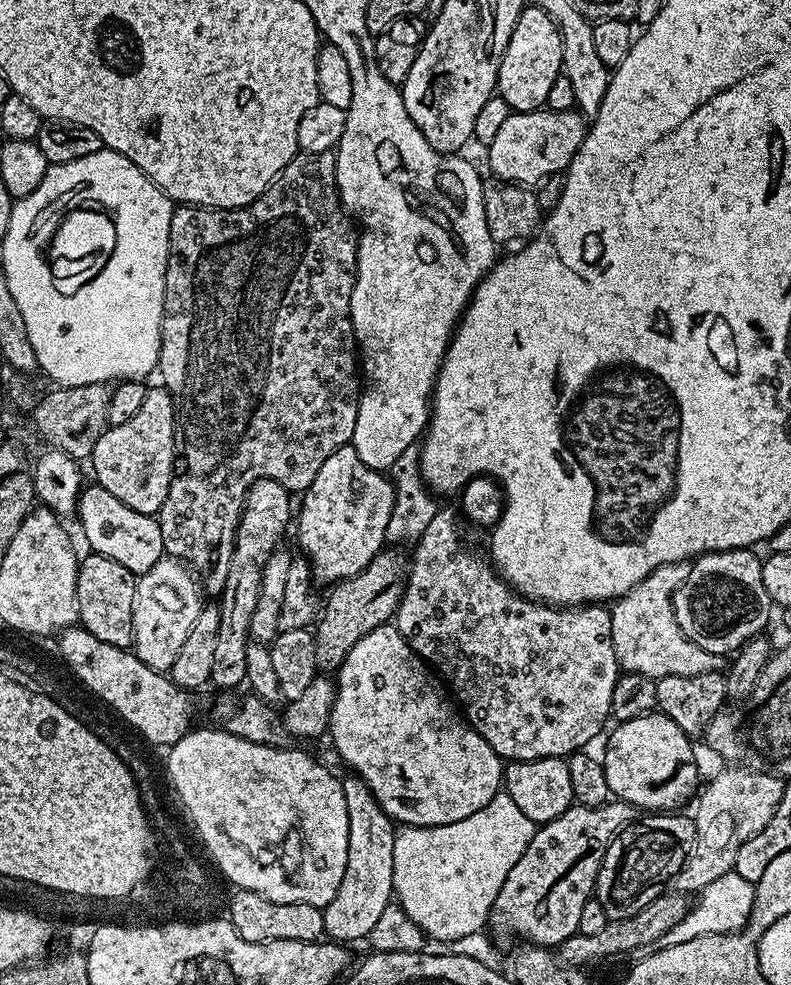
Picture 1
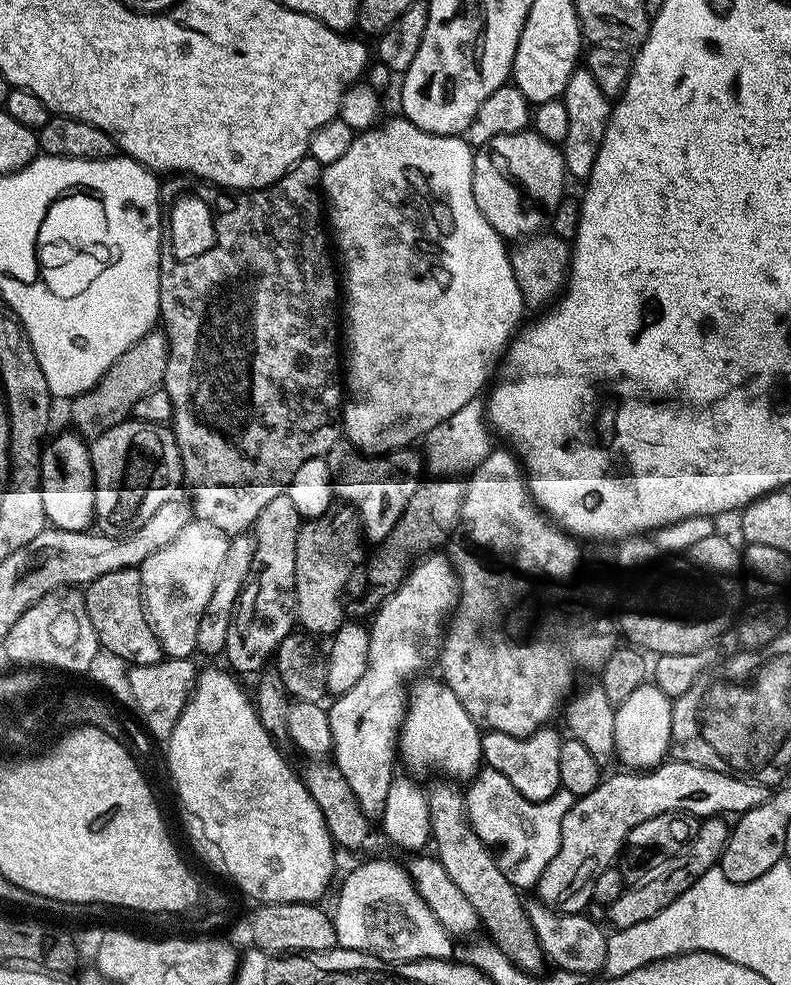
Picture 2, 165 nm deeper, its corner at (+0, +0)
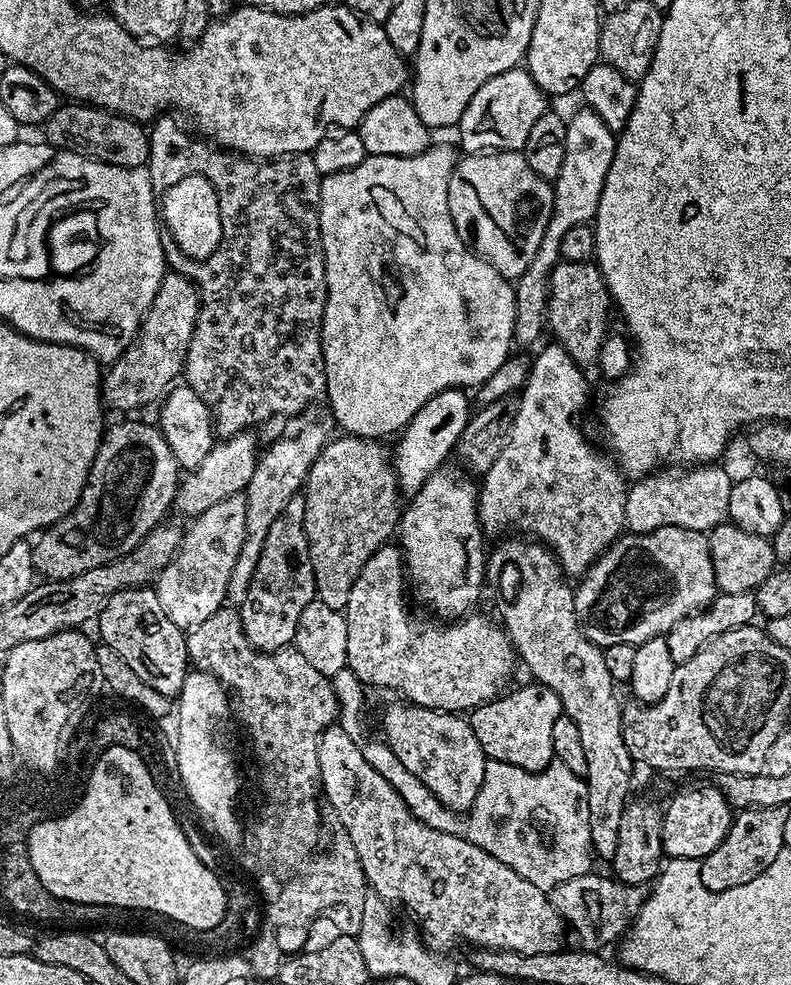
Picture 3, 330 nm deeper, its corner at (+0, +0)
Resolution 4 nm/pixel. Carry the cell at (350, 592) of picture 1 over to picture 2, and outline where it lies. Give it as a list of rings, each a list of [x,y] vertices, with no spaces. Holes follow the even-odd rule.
[[[455,475],[421,479],[418,490],[414,490],[410,502],[406,502],[406,510],[402,510],[402,518],[394,522],[394,530],[390,530],[388,537],[375,545],[373,552],[376,553],[373,556],[371,553],[367,561],[368,596],[373,600],[373,605],[379,606],[403,582],[404,575],[419,557],[443,549],[457,535],[464,486],[465,481]]]

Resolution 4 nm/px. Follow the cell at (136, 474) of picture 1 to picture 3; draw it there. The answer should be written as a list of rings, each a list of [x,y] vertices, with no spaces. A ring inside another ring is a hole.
[[[128,418],[125,424],[116,424],[105,431],[101,441],[100,449],[96,451],[96,457],[94,462],[90,466],[90,470],[86,473],[86,479],[84,482],[84,489],[82,494],[76,497],[76,504],[72,507],[71,512],[68,515],[63,516],[56,524],[51,528],[43,529],[39,533],[38,539],[32,544],[32,565],[36,568],[37,573],[45,581],[51,582],[54,580],[69,580],[74,578],[78,574],[86,574],[86,570],[94,570],[94,566],[106,566],[110,562],[114,562],[118,558],[122,558],[126,554],[130,554],[130,550],[134,550],[146,537],[150,534],[150,530],[155,528],[157,524],[161,523],[165,519],[164,516],[173,507],[176,499],[176,493],[178,491],[178,485],[182,479],[182,469],[179,464],[176,463],[174,454],[170,450],[170,446],[166,446],[166,438],[162,438],[159,427],[153,426],[152,428],[148,424],[139,424],[138,421],[132,420],[136,418]]]

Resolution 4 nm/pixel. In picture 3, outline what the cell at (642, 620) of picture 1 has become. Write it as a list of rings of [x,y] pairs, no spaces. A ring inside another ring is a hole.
[[[680,466],[675,470],[664,470],[659,474],[639,477],[633,483],[636,485],[628,488],[625,529],[632,534],[643,534],[658,530],[662,526],[682,526],[686,530],[711,533],[713,528],[728,520],[730,490],[734,483],[733,477],[728,477],[726,469],[716,467],[720,466]]]

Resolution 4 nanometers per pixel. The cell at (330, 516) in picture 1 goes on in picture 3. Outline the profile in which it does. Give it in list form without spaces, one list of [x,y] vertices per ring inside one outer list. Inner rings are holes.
[[[447,388],[445,392],[434,394],[418,414],[408,423],[408,427],[399,433],[395,441],[394,467],[396,482],[405,497],[415,496],[420,487],[424,485],[434,472],[439,472],[444,464],[456,451],[458,438],[462,438],[462,430],[466,430],[466,422],[470,415],[468,400],[463,391],[458,388]]]

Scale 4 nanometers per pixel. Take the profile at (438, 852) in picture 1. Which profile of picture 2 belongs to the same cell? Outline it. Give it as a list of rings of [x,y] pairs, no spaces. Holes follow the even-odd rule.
[[[487,766],[481,767],[466,788],[468,821],[472,823],[478,838],[482,838],[482,842],[494,850],[496,865],[517,890],[535,889],[542,872],[546,866],[550,866],[554,854],[558,854],[562,818],[566,818],[573,799],[570,793],[561,790],[549,800],[527,800],[518,794],[518,790],[514,790],[513,784],[503,774]]]

